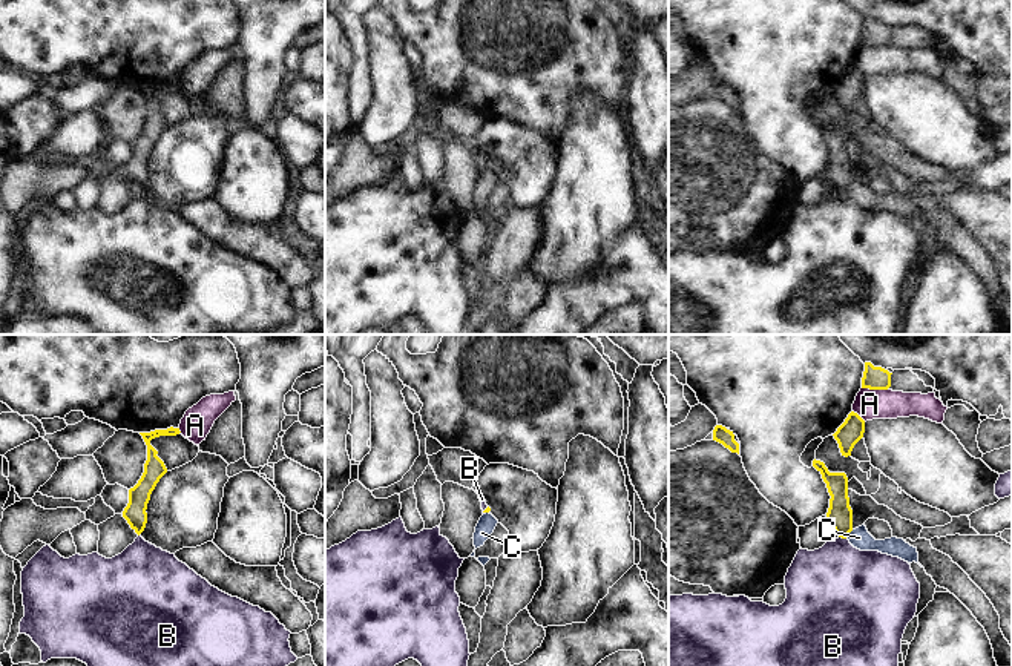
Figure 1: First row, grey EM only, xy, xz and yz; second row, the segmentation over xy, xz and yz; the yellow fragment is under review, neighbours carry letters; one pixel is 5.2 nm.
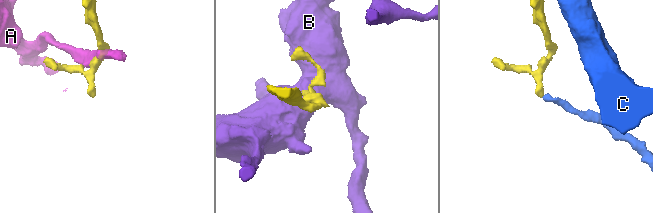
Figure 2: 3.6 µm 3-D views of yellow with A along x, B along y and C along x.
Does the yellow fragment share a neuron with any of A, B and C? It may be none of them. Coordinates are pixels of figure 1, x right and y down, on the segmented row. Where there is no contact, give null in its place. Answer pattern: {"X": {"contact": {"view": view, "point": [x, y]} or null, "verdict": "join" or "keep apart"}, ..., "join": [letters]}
{"A": {"contact": {"view": "yz", "point": [876, 389]}, "verdict": "keep apart"}, "B": {"contact": {"view": "yz", "point": [842, 537]}, "verdict": "keep apart"}, "C": {"contact": {"view": "yz", "point": [848, 534]}, "verdict": "join"}, "join": ["C"]}

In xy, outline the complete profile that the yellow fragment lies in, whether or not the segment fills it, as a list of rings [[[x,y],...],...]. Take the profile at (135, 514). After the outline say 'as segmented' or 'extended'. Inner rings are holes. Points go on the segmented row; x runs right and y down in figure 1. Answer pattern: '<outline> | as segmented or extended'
[[[179,428],[155,430],[150,433],[140,433],[147,445],[147,460],[144,473],[138,483],[129,490],[129,503],[123,511],[123,517],[130,528],[140,536],[147,523],[147,503],[159,479],[167,473],[164,462],[156,456],[158,451],[150,445],[150,440],[159,436],[176,436]]] | as segmented

